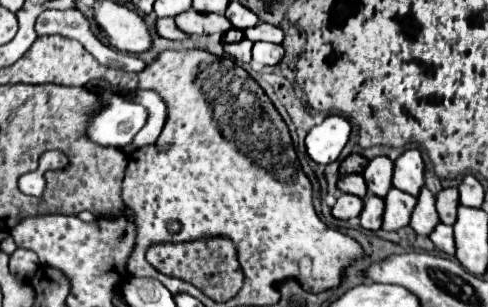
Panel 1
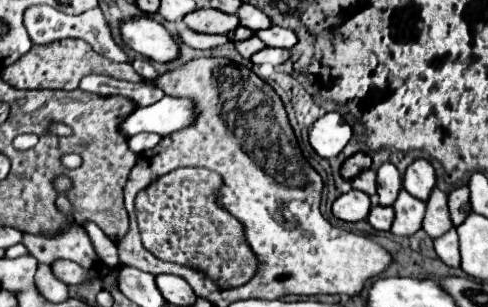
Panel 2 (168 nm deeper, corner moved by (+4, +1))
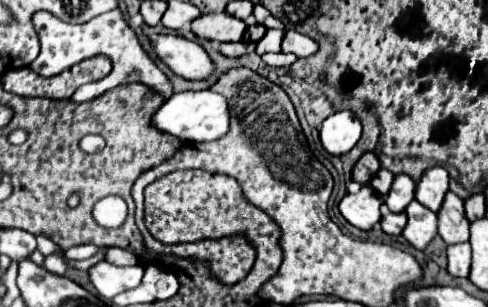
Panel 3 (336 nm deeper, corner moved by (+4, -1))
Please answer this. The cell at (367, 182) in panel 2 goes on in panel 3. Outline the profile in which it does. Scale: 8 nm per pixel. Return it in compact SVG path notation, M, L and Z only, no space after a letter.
M380 169L380 171L374 175L374 179L370 181L370 185L372 185L382 197L386 197L388 191L390 191L390 187L392 187L392 181L394 181L394 173L388 171L388 169Z

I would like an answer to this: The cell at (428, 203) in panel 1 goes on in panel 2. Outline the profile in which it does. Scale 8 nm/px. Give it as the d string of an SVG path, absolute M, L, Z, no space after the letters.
M432 189L428 201L426 201L426 217L422 221L422 229L434 239L446 233L446 229L452 227L452 221L448 217L446 207L446 193L440 189Z

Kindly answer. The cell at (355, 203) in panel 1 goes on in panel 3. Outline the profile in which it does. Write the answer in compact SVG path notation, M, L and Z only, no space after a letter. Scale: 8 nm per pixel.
M364 185L358 193L354 195L348 193L340 201L340 213L354 227L362 231L370 231L382 219L382 213L380 213L382 203L384 201L378 195L378 191L374 191L370 185Z

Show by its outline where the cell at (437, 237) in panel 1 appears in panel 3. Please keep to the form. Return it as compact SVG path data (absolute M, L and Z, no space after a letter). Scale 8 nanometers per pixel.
M470 243L448 247L448 273L454 277L470 275Z

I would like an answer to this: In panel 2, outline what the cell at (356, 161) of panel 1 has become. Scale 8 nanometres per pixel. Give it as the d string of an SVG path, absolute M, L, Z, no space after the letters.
M354 153L352 157L348 157L348 159L344 161L340 173L342 173L342 177L348 181L348 179L356 177L360 171L370 169L370 163L372 163L372 159L370 159L366 153Z

